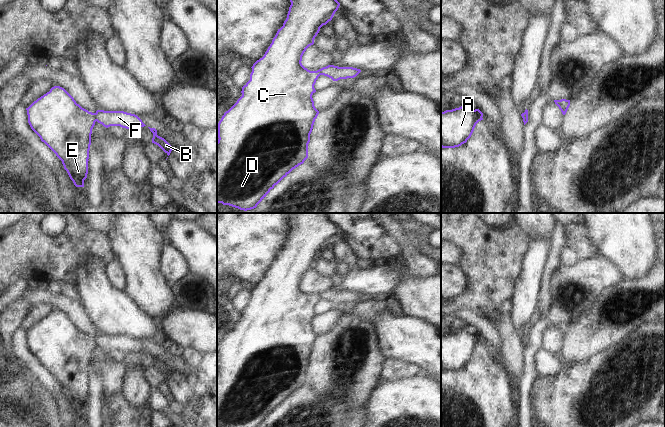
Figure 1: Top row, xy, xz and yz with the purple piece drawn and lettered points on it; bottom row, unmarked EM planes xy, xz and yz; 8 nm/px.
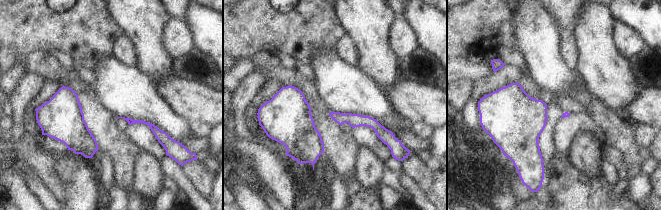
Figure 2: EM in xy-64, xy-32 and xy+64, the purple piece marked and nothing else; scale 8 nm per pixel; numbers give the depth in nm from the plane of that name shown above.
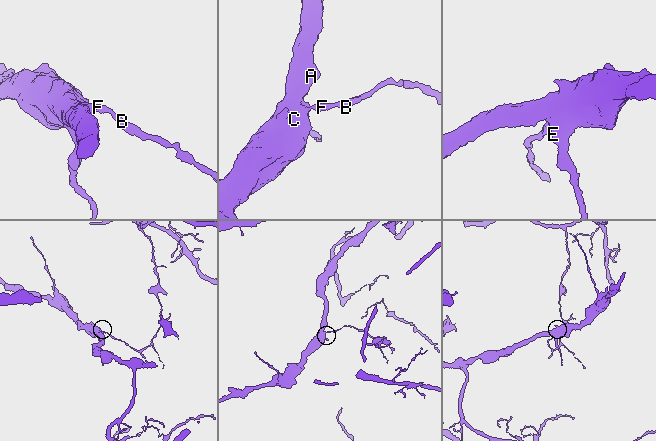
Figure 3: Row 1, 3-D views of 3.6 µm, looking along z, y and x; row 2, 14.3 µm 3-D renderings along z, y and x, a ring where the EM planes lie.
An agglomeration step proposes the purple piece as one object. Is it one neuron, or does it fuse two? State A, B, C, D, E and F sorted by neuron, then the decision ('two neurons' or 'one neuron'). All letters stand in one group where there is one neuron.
A C D E / B F | two neurons

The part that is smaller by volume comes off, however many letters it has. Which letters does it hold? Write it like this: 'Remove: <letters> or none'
Remove: B, F.

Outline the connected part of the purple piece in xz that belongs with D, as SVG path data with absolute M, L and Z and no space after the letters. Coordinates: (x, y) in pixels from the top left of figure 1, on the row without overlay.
M290 213L290 226L287 242L283 250L278 253L272 267L268 271L264 280L257 284L252 292L250 304L242 311L242 320L237 326L224 337L218 347L218 365L217 365L217 427L260 427L266 419L274 412L284 401L286 401L293 393L303 388L308 382L308 368L310 366L310 358L313 353L315 343L319 335L314 330L312 319L316 316L314 309L320 300L320 296L310 295L305 292L301 285L306 273L314 268L314 263L323 249L332 244L335 236L338 234L340 227L331 219L328 213Z

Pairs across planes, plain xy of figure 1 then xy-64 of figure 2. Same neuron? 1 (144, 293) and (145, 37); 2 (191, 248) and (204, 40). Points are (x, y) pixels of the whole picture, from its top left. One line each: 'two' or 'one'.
1: one
2: one

